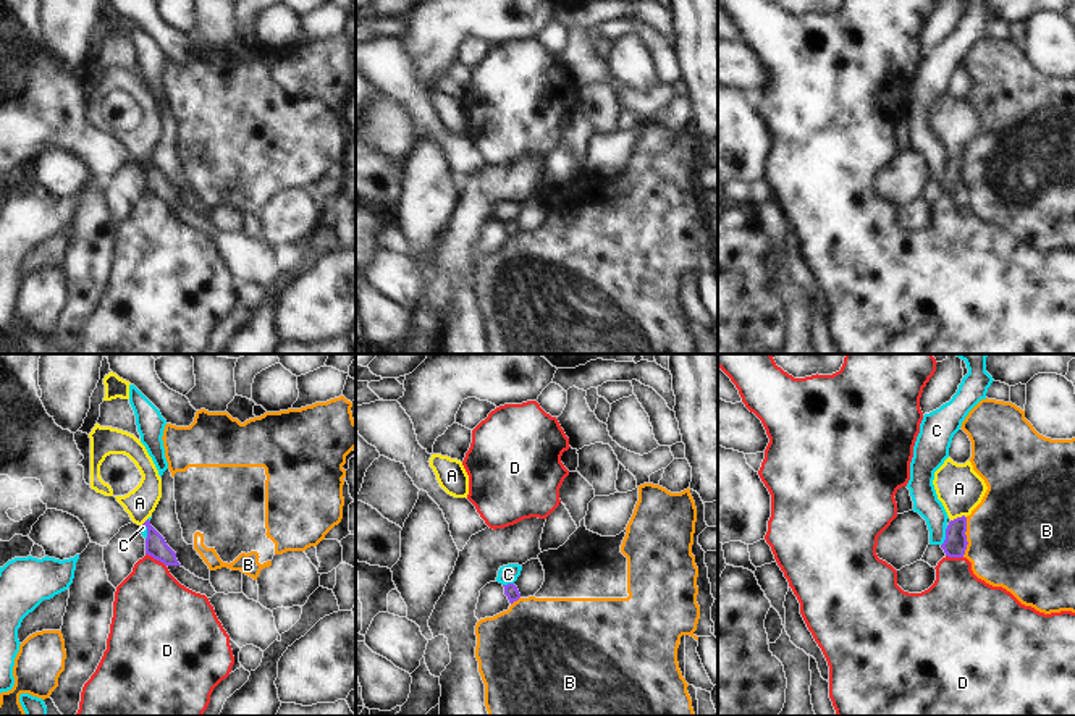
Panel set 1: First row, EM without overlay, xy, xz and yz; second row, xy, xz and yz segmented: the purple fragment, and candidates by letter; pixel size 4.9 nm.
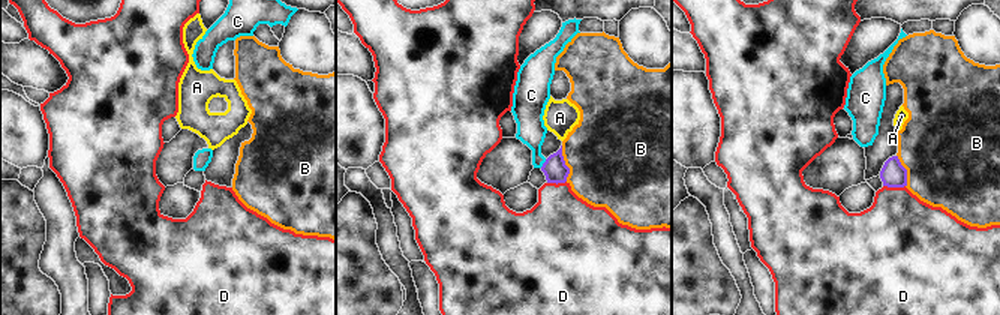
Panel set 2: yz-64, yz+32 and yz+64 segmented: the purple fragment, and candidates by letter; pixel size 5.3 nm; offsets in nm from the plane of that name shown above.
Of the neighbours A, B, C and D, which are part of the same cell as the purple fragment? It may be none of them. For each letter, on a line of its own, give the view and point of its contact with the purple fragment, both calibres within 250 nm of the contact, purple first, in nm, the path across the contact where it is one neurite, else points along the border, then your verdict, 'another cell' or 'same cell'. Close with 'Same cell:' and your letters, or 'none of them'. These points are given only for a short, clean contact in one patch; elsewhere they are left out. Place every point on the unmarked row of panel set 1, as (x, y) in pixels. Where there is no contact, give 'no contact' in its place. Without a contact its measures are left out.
A: contact yz (957, 155); calibres 120 and 220 nm; way yz (954, 183), (957, 155), (959, 126); same cell
B: contact yz (965, 175); calibres 120 and 480 nm; another cell
C: contact yz (946, 173); calibres 120 and 130 nm; border yz (948, 164), (941, 183); another cell
D: contact xy (155, 196); calibres 110 and 380 nm; another cell
Same cell: A

